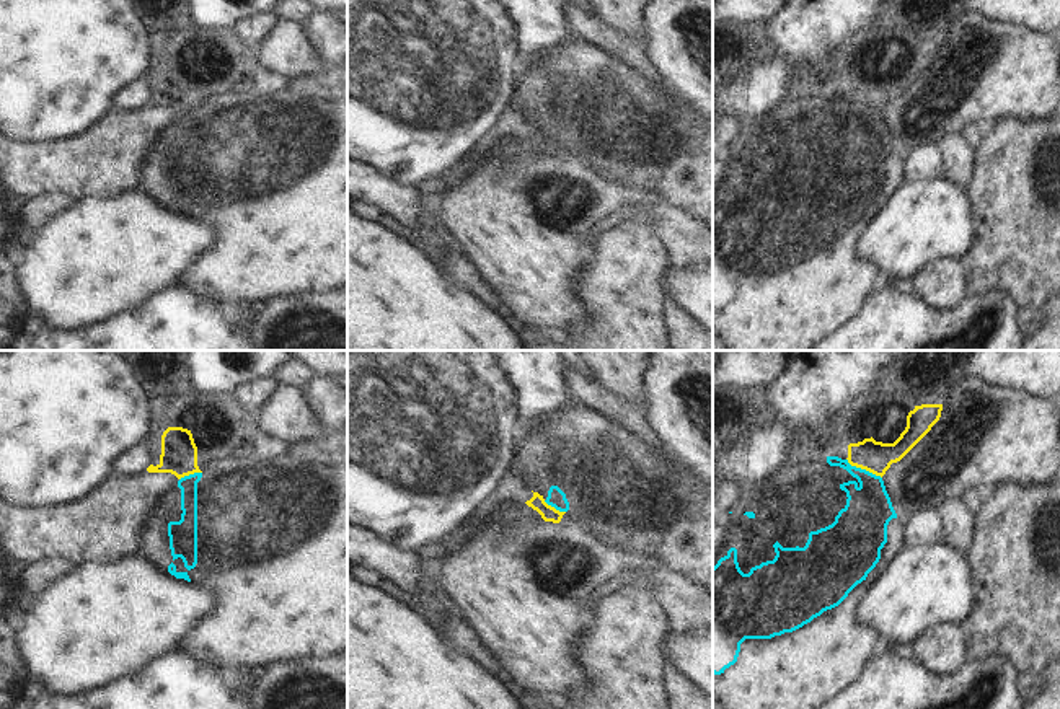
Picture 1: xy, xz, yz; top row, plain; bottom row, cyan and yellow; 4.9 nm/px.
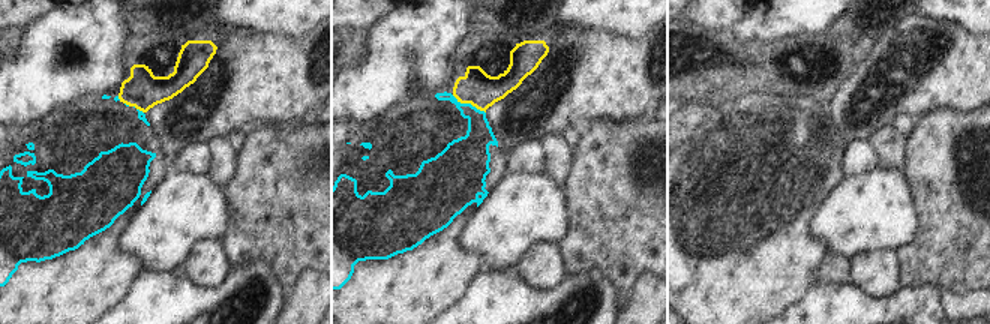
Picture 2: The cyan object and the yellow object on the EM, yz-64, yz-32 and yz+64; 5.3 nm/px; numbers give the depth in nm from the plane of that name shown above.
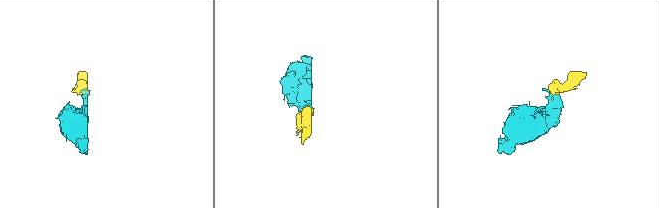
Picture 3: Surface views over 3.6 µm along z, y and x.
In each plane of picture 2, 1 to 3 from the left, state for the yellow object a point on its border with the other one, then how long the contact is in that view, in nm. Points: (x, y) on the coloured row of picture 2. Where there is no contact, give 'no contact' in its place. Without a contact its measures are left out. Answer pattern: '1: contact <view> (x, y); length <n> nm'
1: contact yz-64 (138, 110); length 70 nm
2: contact yz-32 (468, 104); length 200 nm
3: no contact

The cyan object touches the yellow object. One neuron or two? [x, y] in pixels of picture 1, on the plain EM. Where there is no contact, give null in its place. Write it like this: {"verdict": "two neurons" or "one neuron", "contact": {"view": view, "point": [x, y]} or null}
{"verdict": "two neurons", "contact": {"view": "yz", "point": [863, 105]}}

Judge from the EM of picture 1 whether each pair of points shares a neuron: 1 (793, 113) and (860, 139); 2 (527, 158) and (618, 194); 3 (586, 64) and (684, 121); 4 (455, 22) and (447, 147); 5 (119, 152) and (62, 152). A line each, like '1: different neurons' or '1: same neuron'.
1: same neuron
2: same neuron
3: same neuron
4: same neuron
5: same neuron

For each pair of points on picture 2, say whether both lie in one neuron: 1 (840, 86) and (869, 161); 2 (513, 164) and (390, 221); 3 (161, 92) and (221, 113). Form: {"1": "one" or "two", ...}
{"1": "two", "2": "two", "3": "one"}

